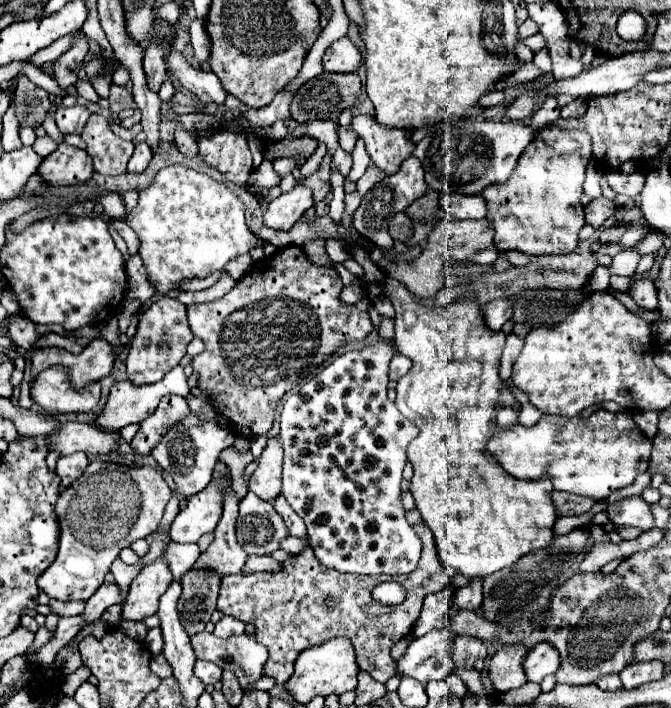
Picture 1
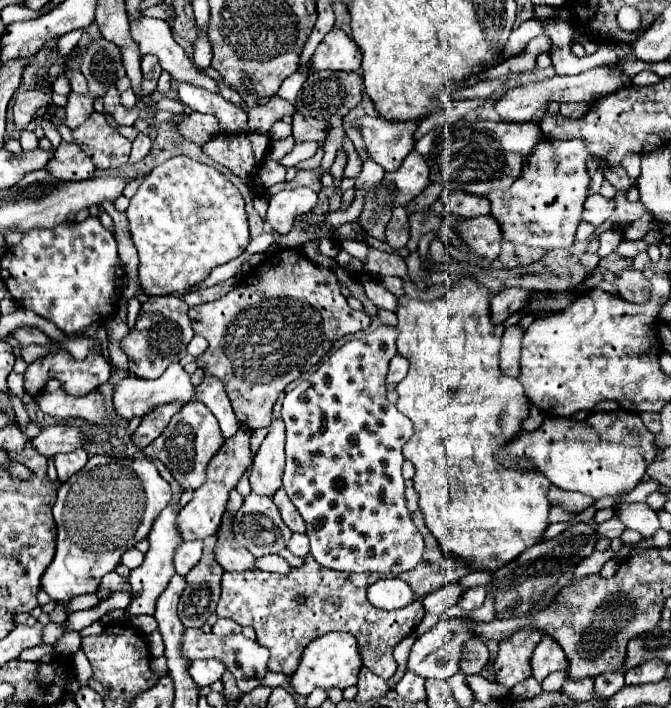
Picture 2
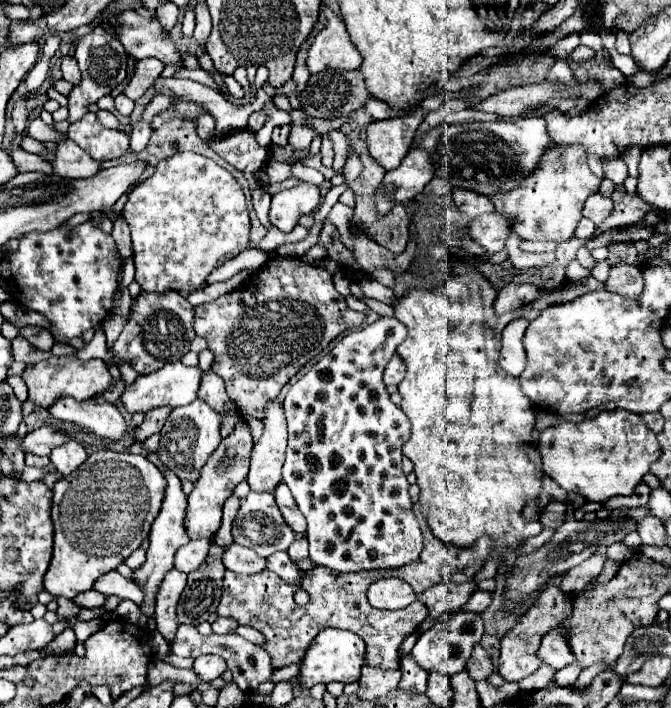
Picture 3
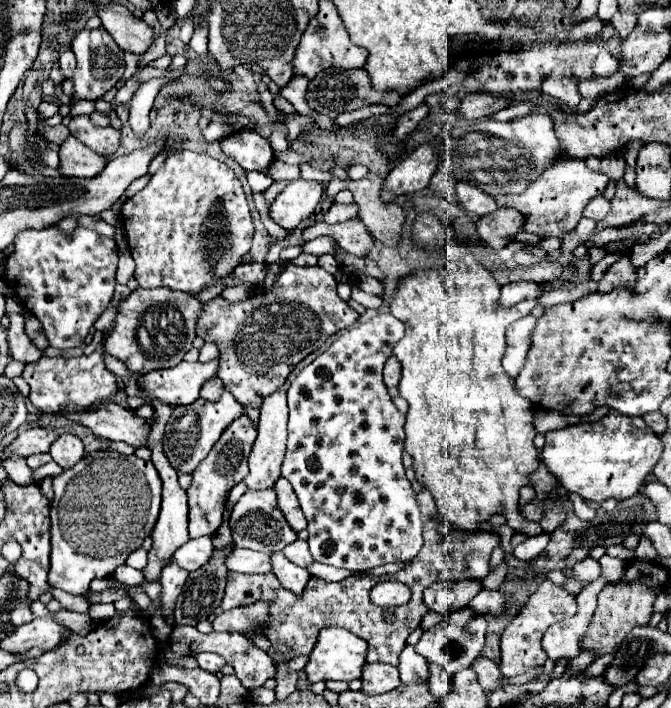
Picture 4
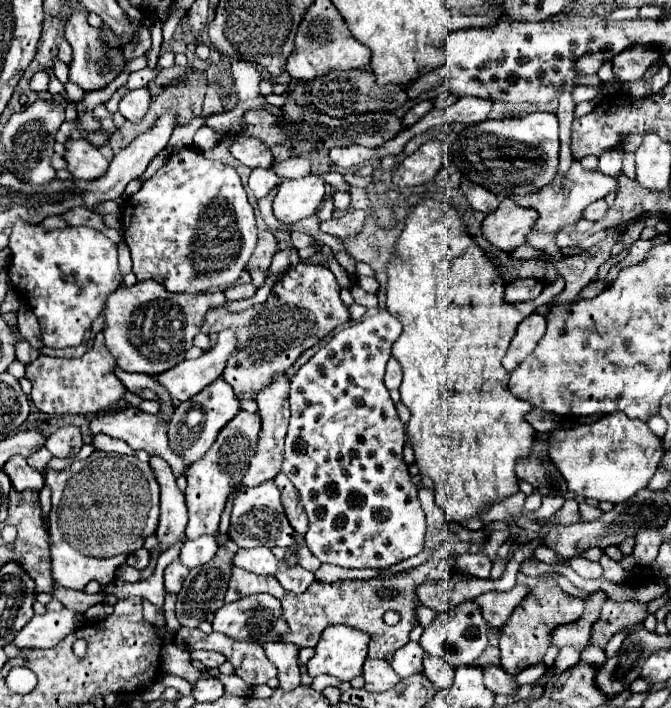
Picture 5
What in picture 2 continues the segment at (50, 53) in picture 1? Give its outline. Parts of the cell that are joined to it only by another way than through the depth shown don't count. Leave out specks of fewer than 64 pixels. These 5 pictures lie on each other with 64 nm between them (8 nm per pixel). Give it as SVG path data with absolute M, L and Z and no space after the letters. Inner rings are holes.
M74 30L74 32L66 34L66 36L60 36L58 42L56 42L56 52L60 56L68 56L72 52L72 48L78 44L80 38L82 38L82 30Z

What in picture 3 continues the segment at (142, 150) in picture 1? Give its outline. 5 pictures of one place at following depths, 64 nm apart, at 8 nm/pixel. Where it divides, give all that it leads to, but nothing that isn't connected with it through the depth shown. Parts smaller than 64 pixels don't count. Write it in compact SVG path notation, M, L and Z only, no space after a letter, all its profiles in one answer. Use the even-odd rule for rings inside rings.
M142 120L134 122L134 130L132 130L132 136L130 136L130 150L132 152L142 152L146 146L148 146L148 140L150 140L150 126L144 124Z

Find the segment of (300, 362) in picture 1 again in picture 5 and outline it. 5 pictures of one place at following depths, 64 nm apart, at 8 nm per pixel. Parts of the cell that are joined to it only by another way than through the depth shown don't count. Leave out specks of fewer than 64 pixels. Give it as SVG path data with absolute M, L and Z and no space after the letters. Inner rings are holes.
M296 264L276 282L266 304L262 304L262 312L260 312L260 306L252 306L244 312L230 312L230 310L226 310L226 306L220 306L220 308L212 308L212 312L208 312L208 316L204 320L204 334L210 336L210 334L218 334L224 328L236 328L236 332L240 332L240 344L246 344L244 348L240 348L240 352L234 352L228 358L228 364L222 372L222 378L234 388L234 394L238 400L256 400L258 392L262 388L266 388L274 380L274 376L278 376L278 372L286 372L300 358L300 354L304 350L316 346L334 328L338 328L340 324L346 324L350 320L350 310L342 304L338 292L340 292L340 286L338 286L334 274L326 266Z

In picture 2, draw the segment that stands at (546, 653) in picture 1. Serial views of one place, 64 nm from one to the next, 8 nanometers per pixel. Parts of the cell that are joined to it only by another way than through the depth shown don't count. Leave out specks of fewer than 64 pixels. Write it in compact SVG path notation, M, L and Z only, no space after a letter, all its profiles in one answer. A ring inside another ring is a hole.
M544 636L532 654L532 676L542 682L548 674L556 670L564 670L568 666L564 650L550 638Z

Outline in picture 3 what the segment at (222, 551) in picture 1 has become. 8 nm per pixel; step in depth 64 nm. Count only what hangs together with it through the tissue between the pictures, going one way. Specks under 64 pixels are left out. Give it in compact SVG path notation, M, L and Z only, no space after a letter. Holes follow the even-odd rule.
M230 544L224 548L224 558L222 564L226 570L232 572L242 572L242 574L254 574L266 568L266 558L258 556L256 552L240 546L240 544Z

